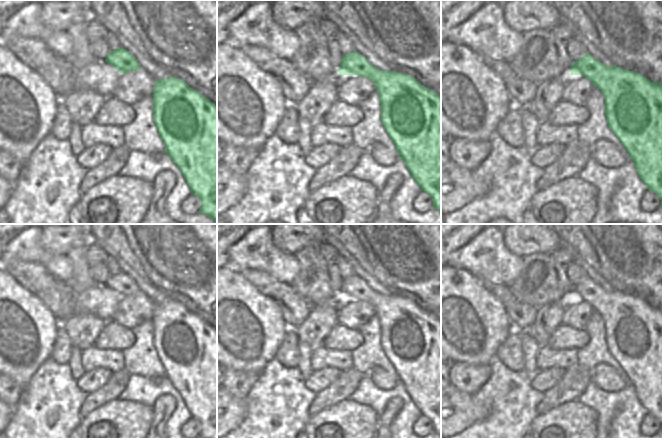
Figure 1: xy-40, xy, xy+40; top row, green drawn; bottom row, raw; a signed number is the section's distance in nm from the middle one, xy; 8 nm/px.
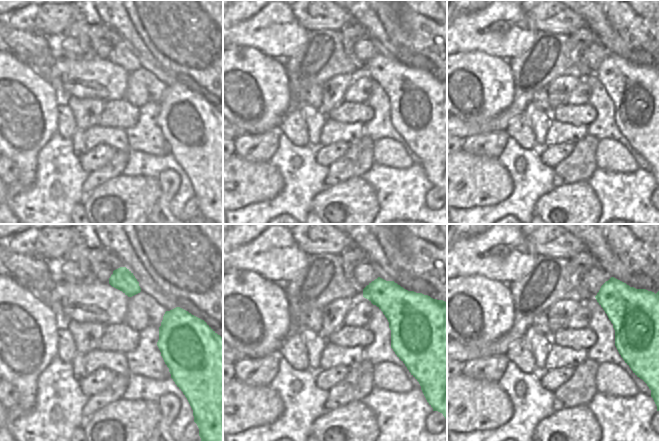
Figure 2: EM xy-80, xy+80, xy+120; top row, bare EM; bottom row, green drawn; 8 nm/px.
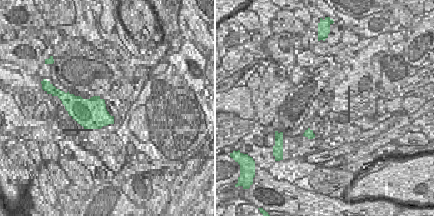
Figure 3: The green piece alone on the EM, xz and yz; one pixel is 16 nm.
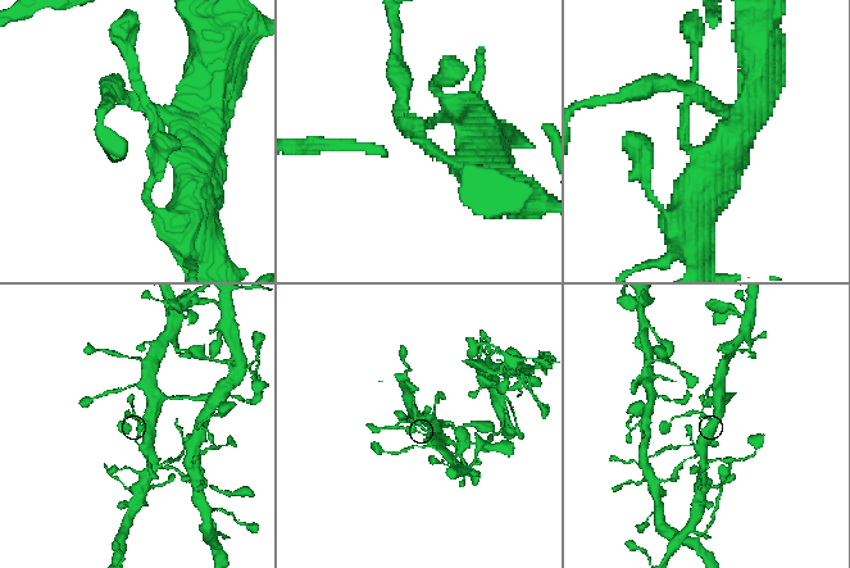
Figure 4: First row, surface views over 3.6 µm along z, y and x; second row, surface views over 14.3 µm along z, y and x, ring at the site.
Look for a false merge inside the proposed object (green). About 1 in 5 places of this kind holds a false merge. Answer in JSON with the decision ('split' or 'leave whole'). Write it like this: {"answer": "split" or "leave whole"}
{"answer": "leave whole"}

